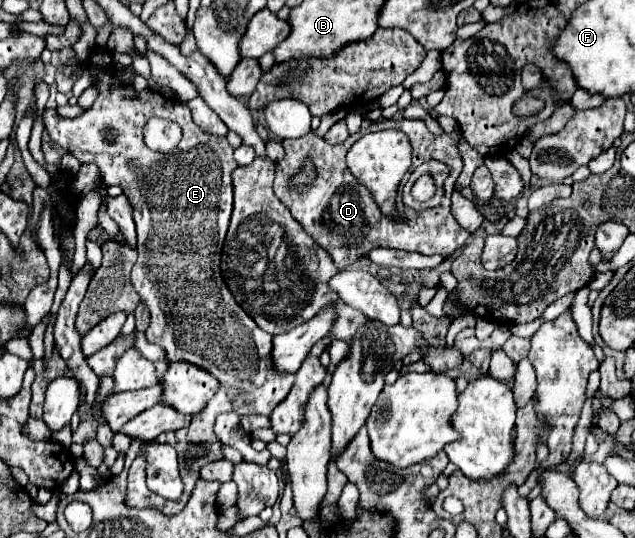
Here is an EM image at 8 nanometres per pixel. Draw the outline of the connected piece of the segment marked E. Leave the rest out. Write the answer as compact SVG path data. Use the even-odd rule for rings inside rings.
M95 51L91 55L89 61L80 62L76 59L74 63L66 60L64 65L65 77L73 74L79 78L86 70L94 69L95 83L99 89L99 99L91 105L91 109L87 113L83 113L83 117L77 119L67 119L67 117L59 117L55 110L45 110L43 112L43 123L45 129L51 137L53 143L57 143L59 139L59 147L67 149L71 155L75 155L81 163L95 163L103 175L103 183L105 185L119 185L125 193L125 197L129 199L129 203L135 209L135 225L137 225L137 263L131 271L131 283L135 287L135 291L141 295L141 299L145 301L145 305L151 311L151 325L145 331L147 341L161 345L167 353L169 361L189 361L195 363L199 367L203 367L205 371L213 373L213 377L219 379L221 387L217 391L217 395L209 401L207 409L203 409L201 413L193 415L191 425L177 429L177 431L169 431L169 433L161 433L155 443L167 443L171 447L177 449L179 455L179 463L181 463L181 477L183 477L183 495L177 501L166 500L163 497L151 492L146 485L145 468L147 461L145 455L135 457L129 469L127 479L127 497L125 503L129 507L157 507L161 509L165 515L173 515L179 513L187 499L191 497L195 479L200 476L200 469L209 463L209 459L205 455L195 457L195 459L187 459L185 453L191 447L201 447L207 453L207 441L209 439L217 439L213 433L213 423L217 413L223 411L233 411L239 415L249 415L249 413L261 413L261 415L269 415L287 395L289 389L293 387L295 375L283 375L277 373L273 369L273 359L271 359L271 351L273 351L273 335L265 333L233 299L231 291L227 289L223 277L221 277L221 247L225 241L225 233L229 227L229 217L231 217L231 209L233 209L233 185L231 185L231 173L237 167L237 161L233 159L233 147L227 143L225 137L215 137L209 133L203 133L191 119L191 111L185 109L185 105L181 105L175 99L167 99L161 93L143 89L143 91L135 91L131 85L113 85L111 83L111 71L113 71L113 61L111 55L105 51ZM151 117L163 117L169 121L175 121L181 125L183 129L183 139L177 147L177 153L187 151L187 155L165 155L165 153L157 153L153 149L149 149L143 141L143 127ZM127 163L133 163L133 169L127 167Z

